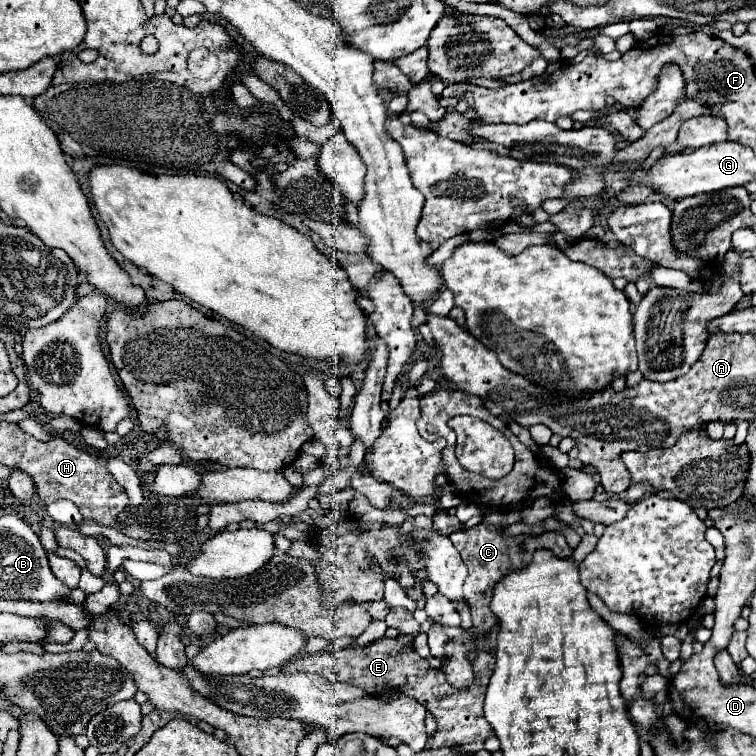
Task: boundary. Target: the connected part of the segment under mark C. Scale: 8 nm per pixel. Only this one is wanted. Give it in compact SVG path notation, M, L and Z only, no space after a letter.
M478 524L474 528L466 528L466 530L458 530L452 532L448 538L452 540L452 544L456 546L456 550L460 552L464 564L468 566L468 578L464 584L464 592L466 592L466 600L470 604L472 610L472 622L474 628L480 630L490 630L498 624L494 612L490 610L490 600L492 600L492 592L494 586L508 574L526 568L532 562L532 556L536 550L544 548L550 550L556 558L570 558L572 550L566 542L566 538L560 532L546 532L542 536L506 536L504 538L504 528L506 526L488 526L488 524Z

